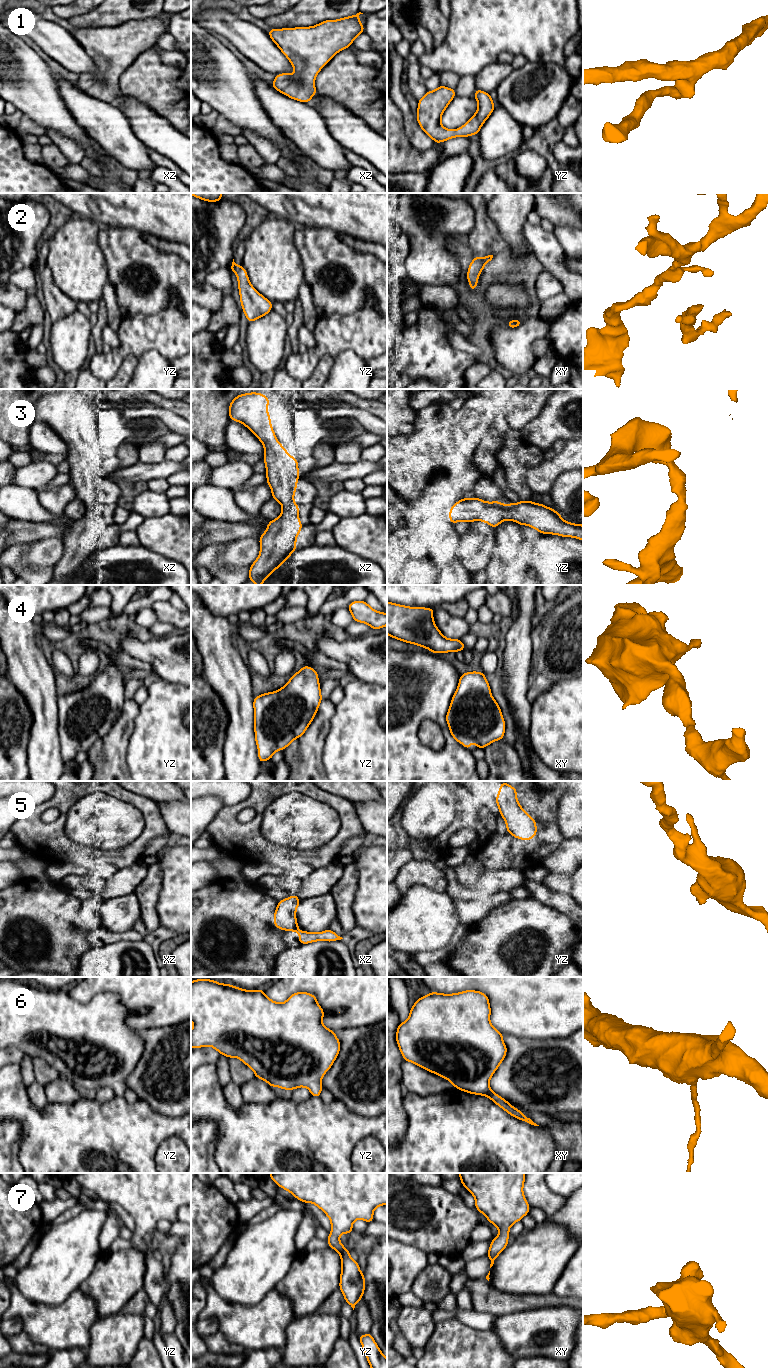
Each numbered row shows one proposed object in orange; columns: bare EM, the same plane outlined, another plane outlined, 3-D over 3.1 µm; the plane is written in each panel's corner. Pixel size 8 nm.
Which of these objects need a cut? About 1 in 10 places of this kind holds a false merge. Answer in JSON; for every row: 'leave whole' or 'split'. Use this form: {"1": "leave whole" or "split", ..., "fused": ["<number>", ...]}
{"1": "leave whole", "2": "leave whole", "3": "leave whole", "4": "leave whole", "5": "leave whole", "6": "leave whole", "7": "leave whole", "fused": []}

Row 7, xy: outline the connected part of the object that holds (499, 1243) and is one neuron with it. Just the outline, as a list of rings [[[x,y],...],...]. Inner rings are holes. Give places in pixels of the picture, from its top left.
[[[459,1173],[459,1178],[465,1187],[475,1198],[475,1207],[479,1213],[483,1213],[487,1220],[494,1224],[500,1234],[492,1239],[487,1256],[493,1266],[497,1256],[507,1247],[509,1229],[520,1221],[530,1211],[530,1206],[523,1194],[525,1173]]]

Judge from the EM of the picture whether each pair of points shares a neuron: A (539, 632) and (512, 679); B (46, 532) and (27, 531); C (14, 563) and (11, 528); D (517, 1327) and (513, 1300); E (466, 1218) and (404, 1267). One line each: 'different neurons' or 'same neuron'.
A: different neurons
B: same neuron
C: different neurons
D: different neurons
E: different neurons

